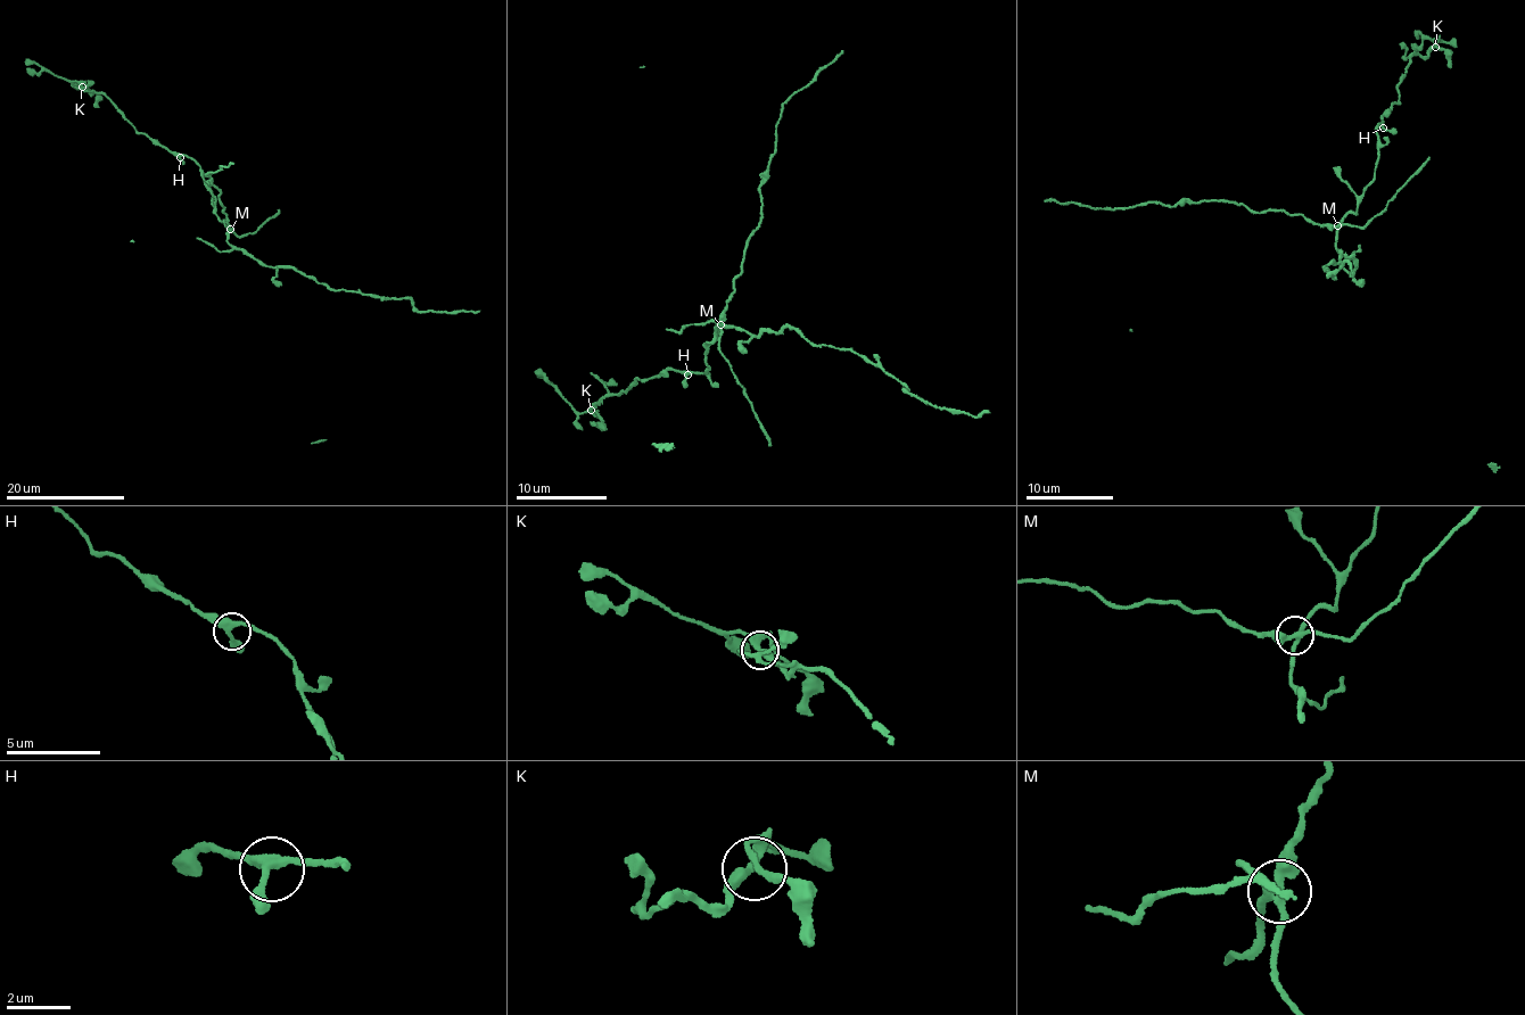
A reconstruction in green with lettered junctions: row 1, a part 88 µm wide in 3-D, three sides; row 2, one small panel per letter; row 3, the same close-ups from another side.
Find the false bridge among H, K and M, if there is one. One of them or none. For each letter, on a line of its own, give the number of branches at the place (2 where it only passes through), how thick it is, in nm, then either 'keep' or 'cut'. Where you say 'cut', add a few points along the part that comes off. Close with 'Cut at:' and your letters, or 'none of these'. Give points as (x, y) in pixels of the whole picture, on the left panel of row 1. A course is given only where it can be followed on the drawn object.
H: branches 3; calibre 280 nm; keep
K: branches 4; calibre 280 nm; keep
M: branches 4; calibre 280 nm; cut; course (230, 229), (220, 203), (220, 189), (208, 182), (212, 178), (205, 174), (233, 164)
Cut at: M

